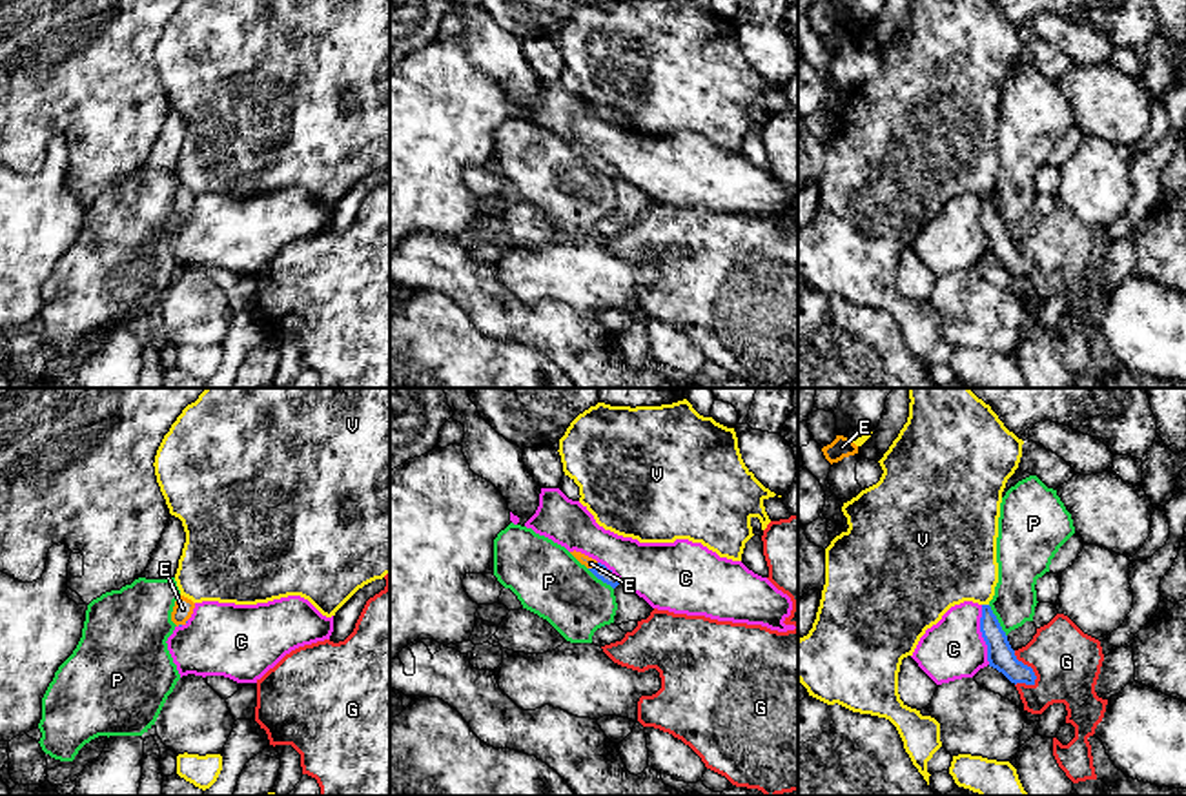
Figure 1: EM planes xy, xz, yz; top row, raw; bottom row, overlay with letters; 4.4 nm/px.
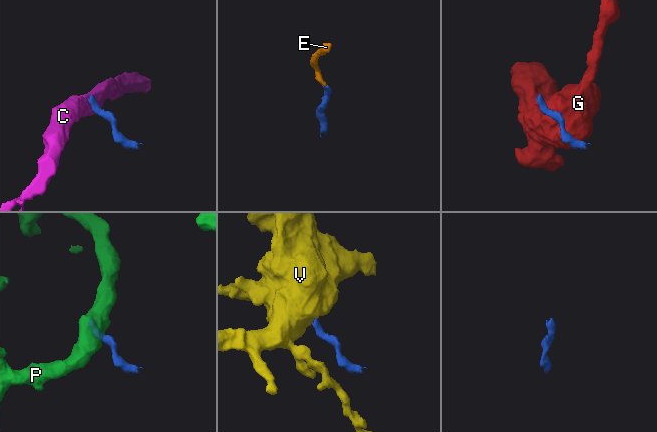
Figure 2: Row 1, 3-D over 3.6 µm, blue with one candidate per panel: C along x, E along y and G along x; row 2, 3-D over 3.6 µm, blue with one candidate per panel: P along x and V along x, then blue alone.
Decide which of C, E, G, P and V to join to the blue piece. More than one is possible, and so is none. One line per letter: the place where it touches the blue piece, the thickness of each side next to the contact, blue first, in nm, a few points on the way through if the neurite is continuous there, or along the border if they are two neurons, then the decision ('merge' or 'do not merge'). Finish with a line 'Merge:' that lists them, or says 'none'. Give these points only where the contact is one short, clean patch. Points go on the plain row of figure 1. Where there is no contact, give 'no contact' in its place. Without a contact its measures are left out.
C: meets blue in yz at (982, 226); 120 nm thick on the blue side, 260 nm on the other; border along yz (981, 197), (981, 228), (990, 255); do not merge
E: meets blue in xz at (592, 161); 70 nm thick on the blue side, 50 nm on the other; runs through xz (602, 164), (592, 161), (591, 155); merge
G: meets blue in yz at (1030, 259); 120 nm thick on the blue side, 300 nm on the other; border along yz (1013, 243), (1032, 261), (1035, 268), (1033, 277); do not merge
P: meets blue in yz at (997, 214); 120 nm thick on the blue side, 190 nm on the other; border along yz (988, 197), (1006, 228); do not merge
V: meets blue in yz at (986, 197); 120 nm thick on the blue side, 380 nm on the other; border along yz (982, 195), (988, 197); do not merge
Merge: E

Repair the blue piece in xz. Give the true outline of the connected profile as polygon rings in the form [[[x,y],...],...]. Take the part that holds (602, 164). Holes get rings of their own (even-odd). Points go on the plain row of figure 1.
[[[570,144],[581,157],[585,157],[598,171],[616,180],[619,177],[619,171],[608,162],[605,157],[598,155],[596,151],[581,146],[581,144]]]

